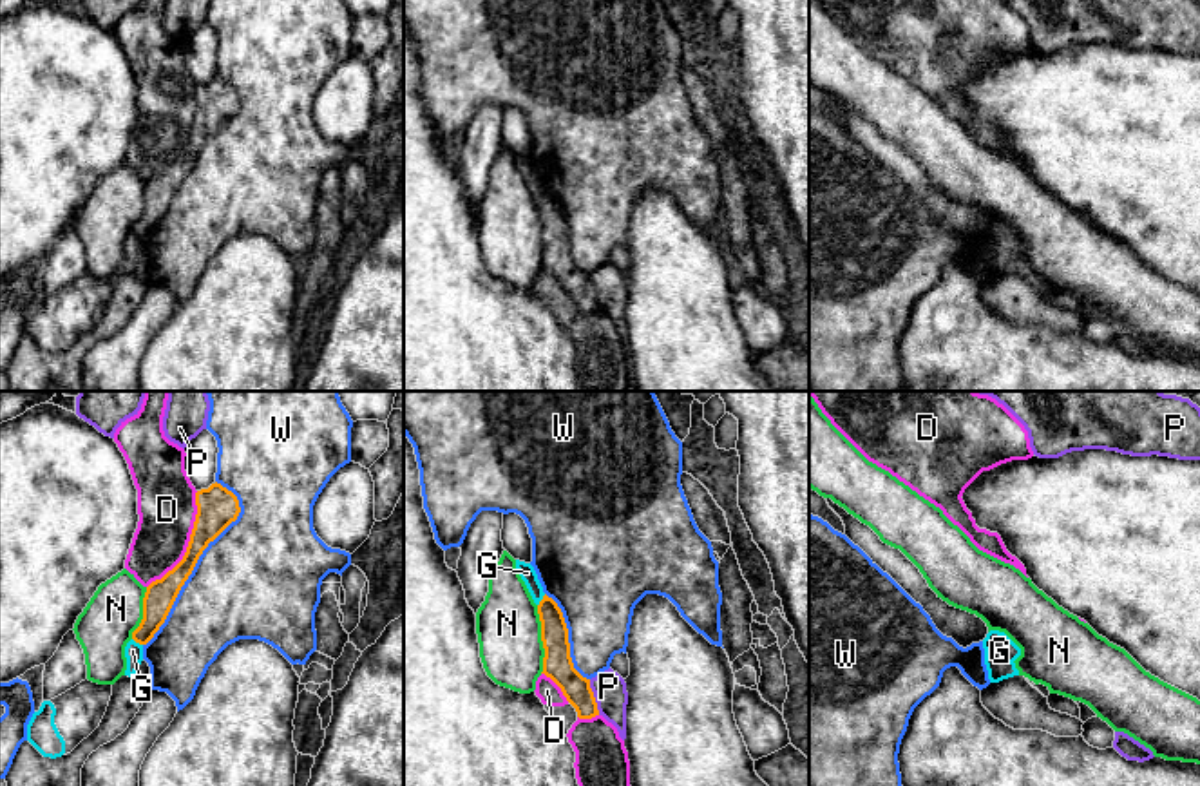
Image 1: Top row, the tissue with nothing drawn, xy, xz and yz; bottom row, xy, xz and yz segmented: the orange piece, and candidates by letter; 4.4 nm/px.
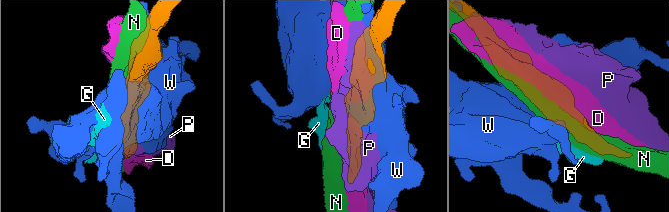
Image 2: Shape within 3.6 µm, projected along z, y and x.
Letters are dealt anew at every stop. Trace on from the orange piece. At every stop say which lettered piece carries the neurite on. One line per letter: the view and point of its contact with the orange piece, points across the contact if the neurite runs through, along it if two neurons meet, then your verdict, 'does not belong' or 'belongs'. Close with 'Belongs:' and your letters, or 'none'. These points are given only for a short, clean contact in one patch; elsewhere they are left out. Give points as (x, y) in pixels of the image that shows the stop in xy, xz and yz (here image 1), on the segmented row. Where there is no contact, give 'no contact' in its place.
D: meets orange in xy at (189, 542); does not belong
G: meets orange in xz at (542, 600); border along xz (545, 594), (538, 605); does not belong
N: meets orange in xz at (542, 640); does not belong
P: meets orange in xz at (594, 698); does not belong
W: meets orange in xy at (198, 558); does not belong
Belongs: none

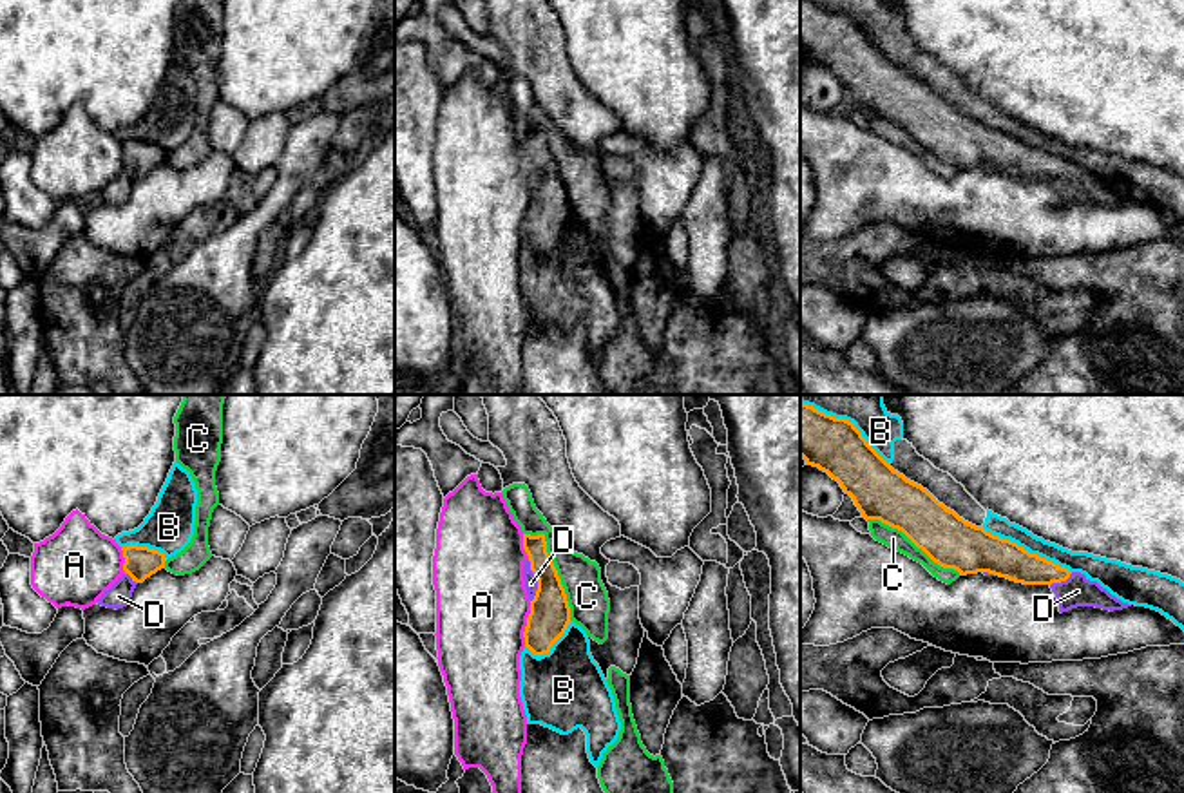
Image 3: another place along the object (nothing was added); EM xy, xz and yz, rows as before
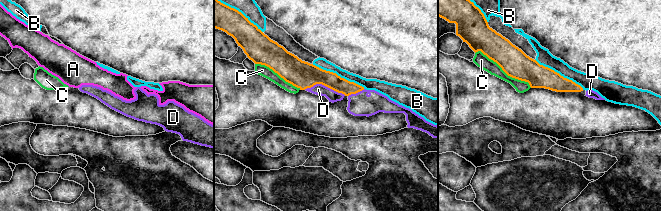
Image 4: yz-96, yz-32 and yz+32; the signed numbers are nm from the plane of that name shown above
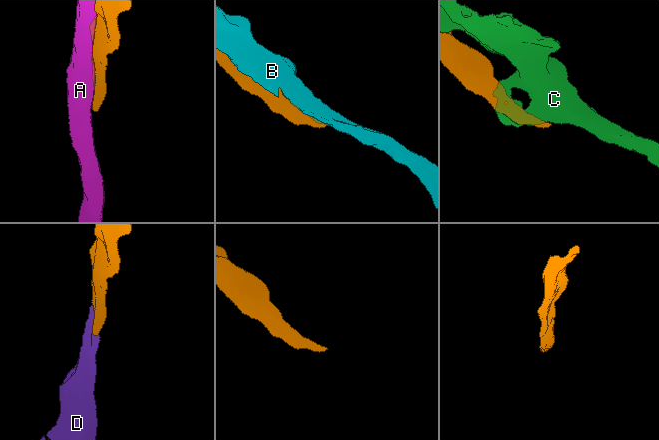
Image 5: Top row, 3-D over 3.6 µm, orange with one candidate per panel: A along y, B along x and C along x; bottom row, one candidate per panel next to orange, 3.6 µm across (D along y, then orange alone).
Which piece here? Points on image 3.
A: meets orange in xz at (527, 623); does not belong
B: meets orange in yz at (848, 420); does not belong
C: meets orange in xz at (554, 569); does not belong
D: meets orange in xz at (538, 582); runs through xz (549, 616), (547, 594), (538, 582), (531, 583); belongs
Belongs: D

